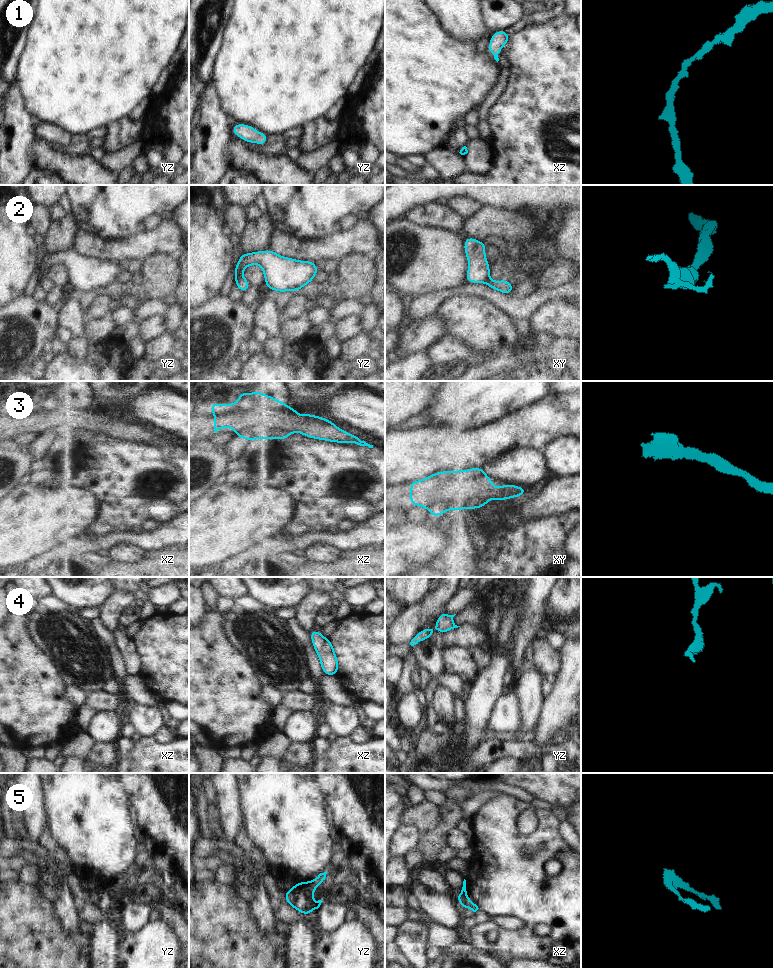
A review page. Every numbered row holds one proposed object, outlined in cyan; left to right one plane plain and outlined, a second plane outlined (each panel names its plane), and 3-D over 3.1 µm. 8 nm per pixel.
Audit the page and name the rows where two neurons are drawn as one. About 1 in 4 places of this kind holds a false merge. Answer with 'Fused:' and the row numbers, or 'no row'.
Fused: 2.

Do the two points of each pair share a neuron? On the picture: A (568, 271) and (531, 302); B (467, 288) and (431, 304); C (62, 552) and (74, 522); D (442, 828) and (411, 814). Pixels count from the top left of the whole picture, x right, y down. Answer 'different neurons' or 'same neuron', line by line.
A: different neurons
B: same neuron
C: different neurons
D: different neurons

